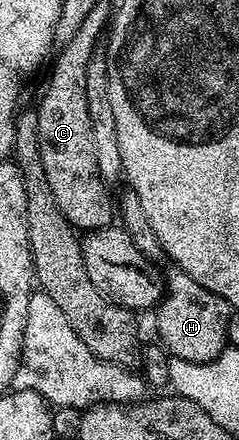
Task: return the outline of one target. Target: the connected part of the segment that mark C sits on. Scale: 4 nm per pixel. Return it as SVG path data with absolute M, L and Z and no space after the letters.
M94 23L86 24L81 27L81 31L77 31L77 35L73 35L73 39L69 39L69 43L65 43L58 50L57 56L54 58L55 66L51 69L51 78L47 81L47 90L43 93L43 98L37 104L37 112L39 115L39 142L41 143L41 163L45 167L45 179L48 180L49 190L51 190L53 199L56 200L57 207L60 209L61 215L66 219L68 224L76 230L94 231L96 229L106 229L112 224L111 221L111 201L113 205L113 197L107 194L109 185L103 181L101 175L97 171L97 151L93 147L93 127L89 127L89 103L85 103L85 67L89 67L89 59L97 52L95 40L99 37L99 29Z

